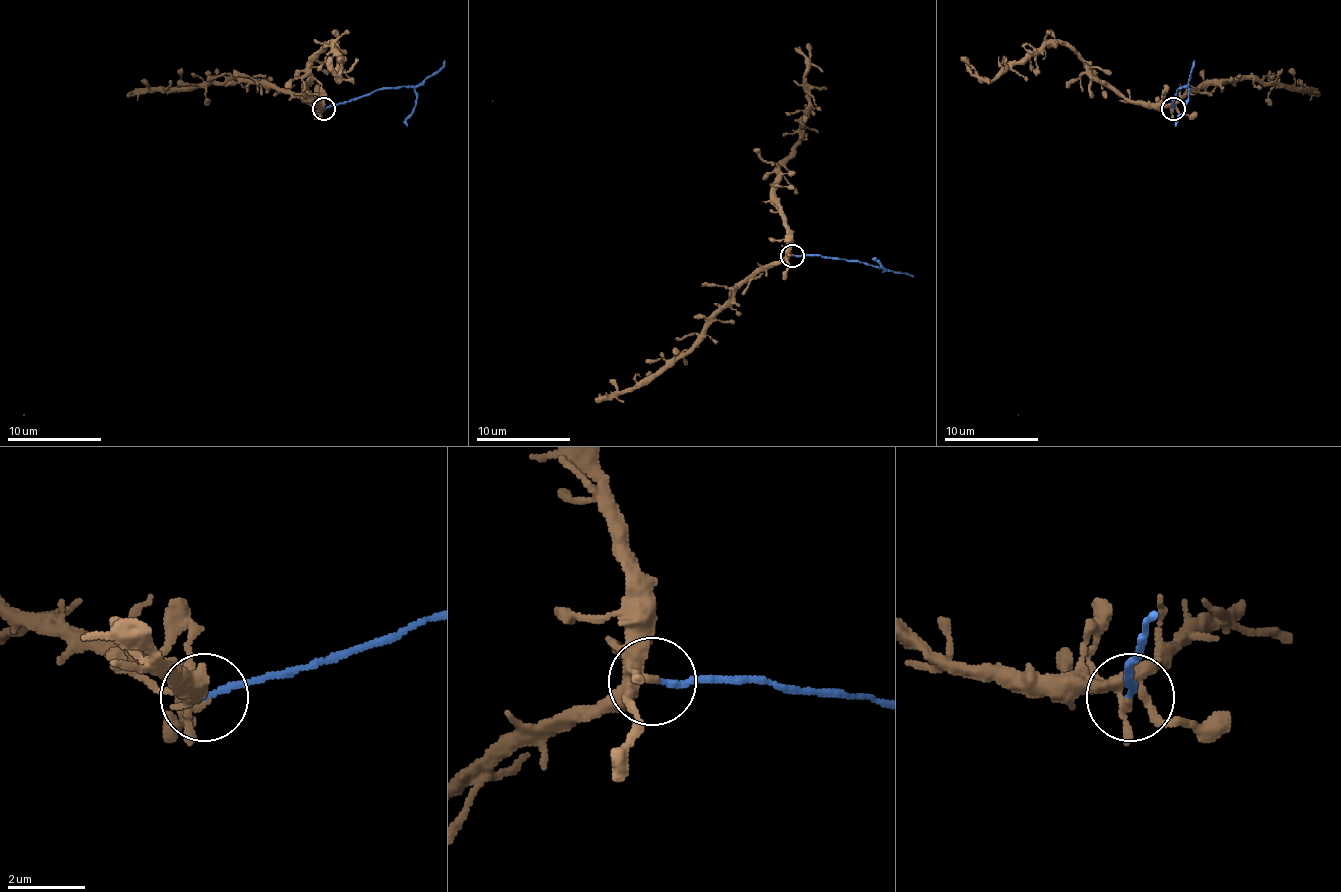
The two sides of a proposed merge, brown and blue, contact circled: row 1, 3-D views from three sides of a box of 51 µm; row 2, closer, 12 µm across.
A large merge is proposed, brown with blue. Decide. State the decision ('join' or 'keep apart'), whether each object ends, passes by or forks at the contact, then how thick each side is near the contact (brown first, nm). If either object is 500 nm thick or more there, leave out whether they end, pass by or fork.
keep apart | brown passes by | blue ends | 120/140 nm

